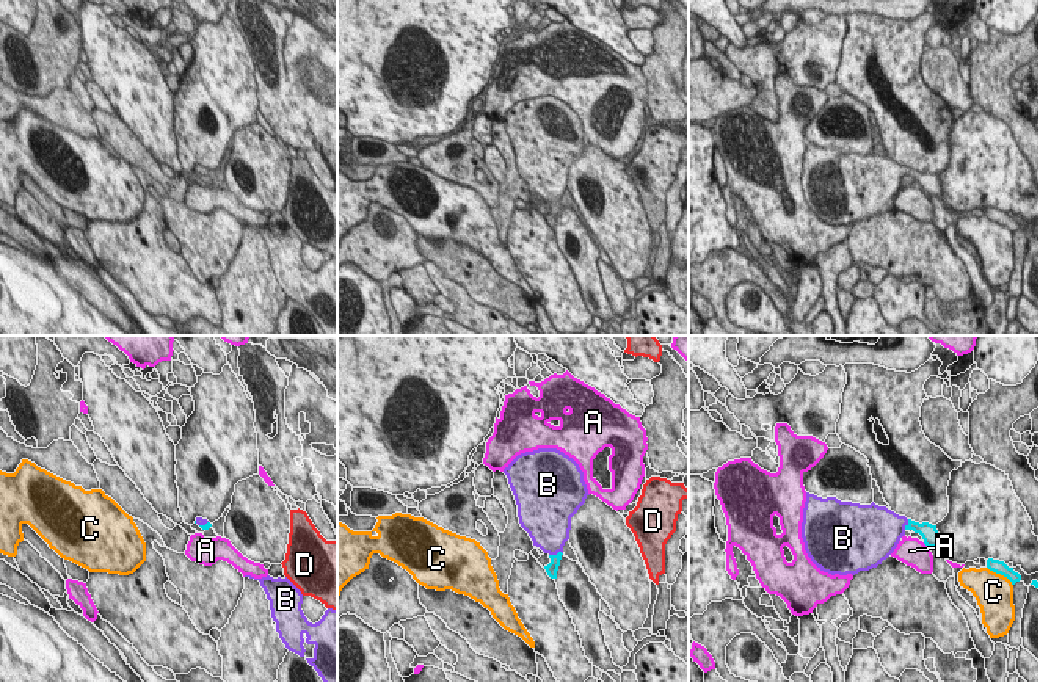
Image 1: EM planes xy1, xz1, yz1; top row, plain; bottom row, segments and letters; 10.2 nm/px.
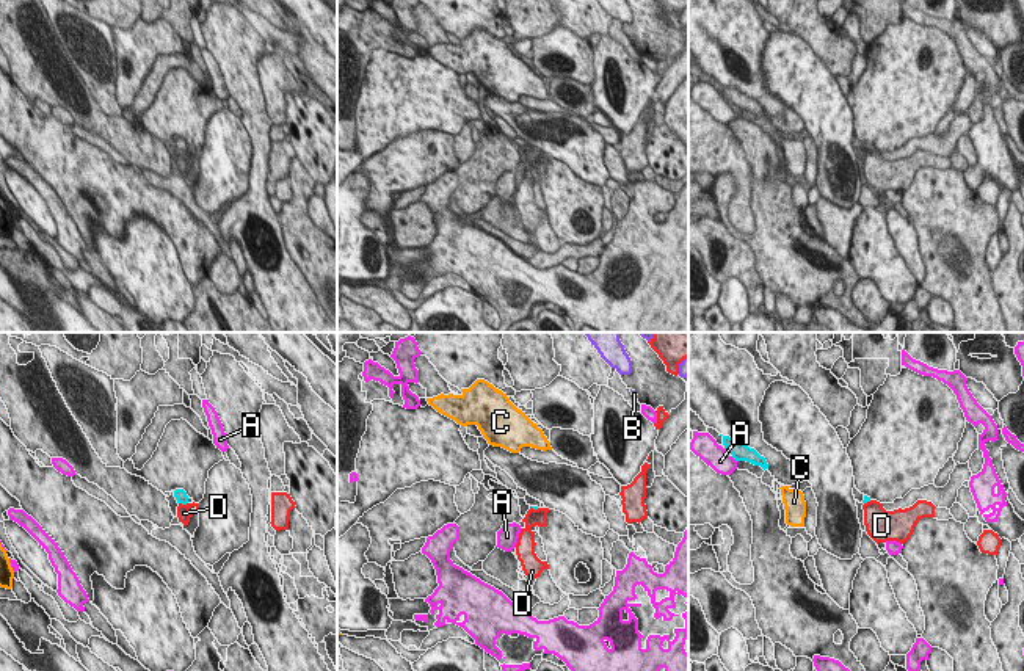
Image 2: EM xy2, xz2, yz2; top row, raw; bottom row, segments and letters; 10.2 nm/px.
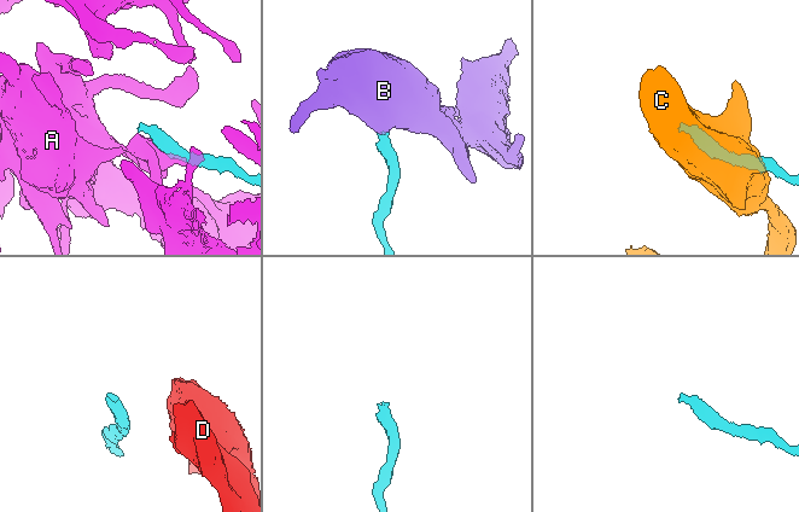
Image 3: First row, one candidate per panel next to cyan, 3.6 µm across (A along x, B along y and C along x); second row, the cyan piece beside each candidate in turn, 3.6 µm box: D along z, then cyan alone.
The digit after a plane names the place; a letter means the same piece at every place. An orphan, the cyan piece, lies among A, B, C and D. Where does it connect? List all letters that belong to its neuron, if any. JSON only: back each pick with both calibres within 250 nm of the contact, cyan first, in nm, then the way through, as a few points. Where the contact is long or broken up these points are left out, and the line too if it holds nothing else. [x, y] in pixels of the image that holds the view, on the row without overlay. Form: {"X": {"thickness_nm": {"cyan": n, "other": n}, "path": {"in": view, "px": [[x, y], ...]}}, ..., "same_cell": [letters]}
{"B": {"thickness_nm": {"cyan": 120, "other": 400}, "path": {"in": "xz1", "px": [[552, 215], [557, 203], [549, 181]]}}, "same_cell": ["B"]}

